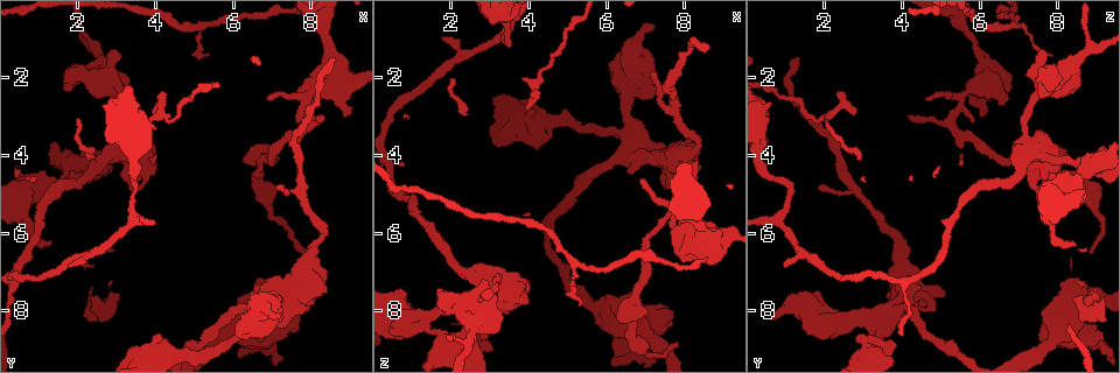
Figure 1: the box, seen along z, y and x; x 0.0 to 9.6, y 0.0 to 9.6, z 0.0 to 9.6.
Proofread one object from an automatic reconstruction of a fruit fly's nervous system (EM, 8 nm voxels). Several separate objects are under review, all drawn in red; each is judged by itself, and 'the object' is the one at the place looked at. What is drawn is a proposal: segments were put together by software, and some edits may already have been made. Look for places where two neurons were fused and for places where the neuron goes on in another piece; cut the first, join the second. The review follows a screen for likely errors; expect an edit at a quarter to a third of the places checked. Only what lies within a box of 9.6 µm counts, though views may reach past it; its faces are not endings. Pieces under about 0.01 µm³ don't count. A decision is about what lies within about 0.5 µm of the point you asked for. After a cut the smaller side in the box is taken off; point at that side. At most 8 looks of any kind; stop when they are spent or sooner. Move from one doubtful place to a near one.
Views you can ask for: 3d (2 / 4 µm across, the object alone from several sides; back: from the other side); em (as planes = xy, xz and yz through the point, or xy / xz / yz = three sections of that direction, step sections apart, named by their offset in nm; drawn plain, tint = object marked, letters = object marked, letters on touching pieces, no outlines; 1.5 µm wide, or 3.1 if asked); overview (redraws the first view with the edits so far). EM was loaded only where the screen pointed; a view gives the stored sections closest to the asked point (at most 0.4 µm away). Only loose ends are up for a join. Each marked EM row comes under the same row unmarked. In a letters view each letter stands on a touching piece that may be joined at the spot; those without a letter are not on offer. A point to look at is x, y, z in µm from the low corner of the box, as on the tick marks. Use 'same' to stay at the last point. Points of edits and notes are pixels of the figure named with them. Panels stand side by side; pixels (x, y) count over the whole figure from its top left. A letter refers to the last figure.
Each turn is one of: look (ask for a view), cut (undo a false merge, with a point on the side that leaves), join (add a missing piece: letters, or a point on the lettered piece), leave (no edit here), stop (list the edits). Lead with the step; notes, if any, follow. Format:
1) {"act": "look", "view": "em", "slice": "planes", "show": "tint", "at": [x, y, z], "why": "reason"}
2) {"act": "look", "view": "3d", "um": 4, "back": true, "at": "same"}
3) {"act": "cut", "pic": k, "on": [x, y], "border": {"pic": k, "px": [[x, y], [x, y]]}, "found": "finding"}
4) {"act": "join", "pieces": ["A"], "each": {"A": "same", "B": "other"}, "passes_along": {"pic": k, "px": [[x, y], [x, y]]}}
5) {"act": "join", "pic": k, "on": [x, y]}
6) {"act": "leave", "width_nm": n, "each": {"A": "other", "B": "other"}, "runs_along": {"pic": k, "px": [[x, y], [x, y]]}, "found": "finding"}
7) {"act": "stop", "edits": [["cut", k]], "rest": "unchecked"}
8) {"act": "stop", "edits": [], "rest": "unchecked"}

{"act": "look", "view": "em", "slice": "yz", "step": 8, "show": "tint", "at": [3.20, 2.55, 7.40], "why": "thin arm on a thick one"}

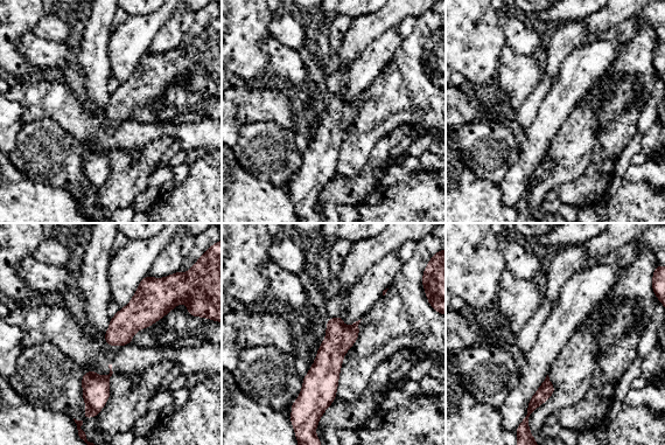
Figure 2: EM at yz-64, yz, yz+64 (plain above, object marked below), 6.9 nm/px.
{"act": "look", "view": "em", "slice": "yz", "step": 8, "show": "letters", "at": "same"}

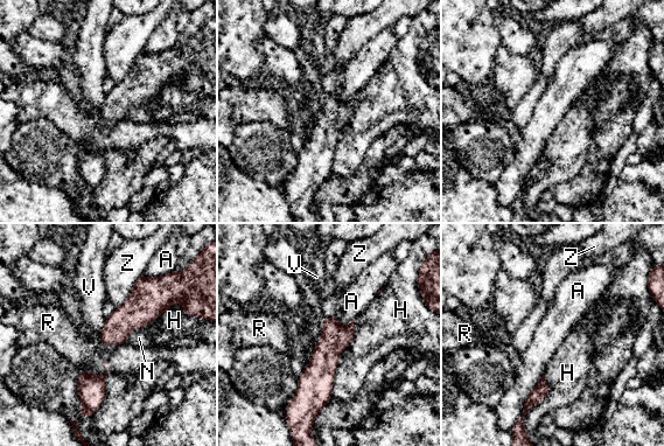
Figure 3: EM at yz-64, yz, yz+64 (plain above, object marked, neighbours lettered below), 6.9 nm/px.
{"act": "leave", "each": {"A": "other", "H": "other", "N": "other", "R": "other", "V": "other", "Z": "other"}, "border": {"pic": 3, "px": [[543, 374], [523, 405]]}, "found": "continuous, no second neuron"}

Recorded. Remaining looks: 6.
{"act": "look", "view": "3d", "um": 2, "at": [5.30, 0.60, 6.85]}

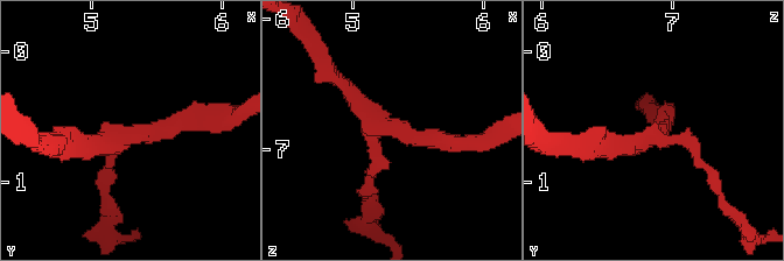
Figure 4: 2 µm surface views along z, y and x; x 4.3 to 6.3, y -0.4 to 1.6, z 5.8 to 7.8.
{"act": "look", "view": "em", "slice": "planes", "show": "letters", "at": [5.24, 0.60, 6.86], "why": "now the EM"}

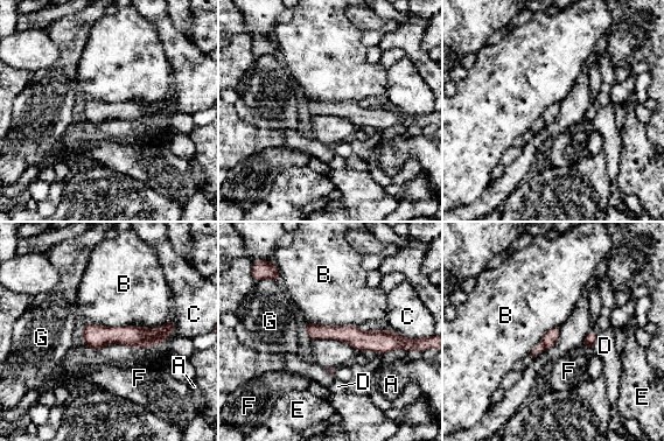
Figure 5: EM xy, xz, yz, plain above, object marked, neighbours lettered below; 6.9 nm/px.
{"act": "leave", "width_nm": 100, "each": {"A": "other", "B": "other", "C": "other", "D": "other", "E": "other", "F": "other", "G": "other"}, "runs_along": {"pic": 5, "px": [[307, 327], [358, 340], [400, 340]]}, "found": "one neuron here"}

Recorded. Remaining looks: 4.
{"act": "look", "view": "em", "slice": "planes", "show": "letters", "at": [7.90, 6.45, 8.90], "why": "thin end"}

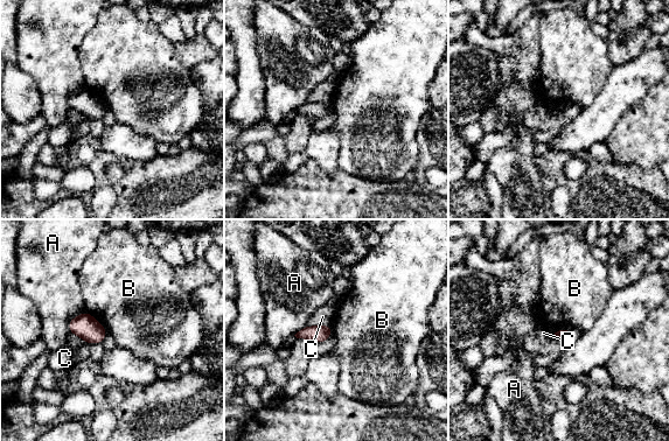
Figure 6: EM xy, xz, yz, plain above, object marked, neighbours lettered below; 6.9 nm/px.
{"act": "leave", "longest_contact_nm": ["B", 200], "each": {"A": "other", "B": "other", "C": "other"}, "border": {"pic": 6, "px": [[86, 310], [106, 331]]}, "found": "none of them fits"}

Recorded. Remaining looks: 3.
{"act": "stop", "edits": [], "rest": "unchecked"}

